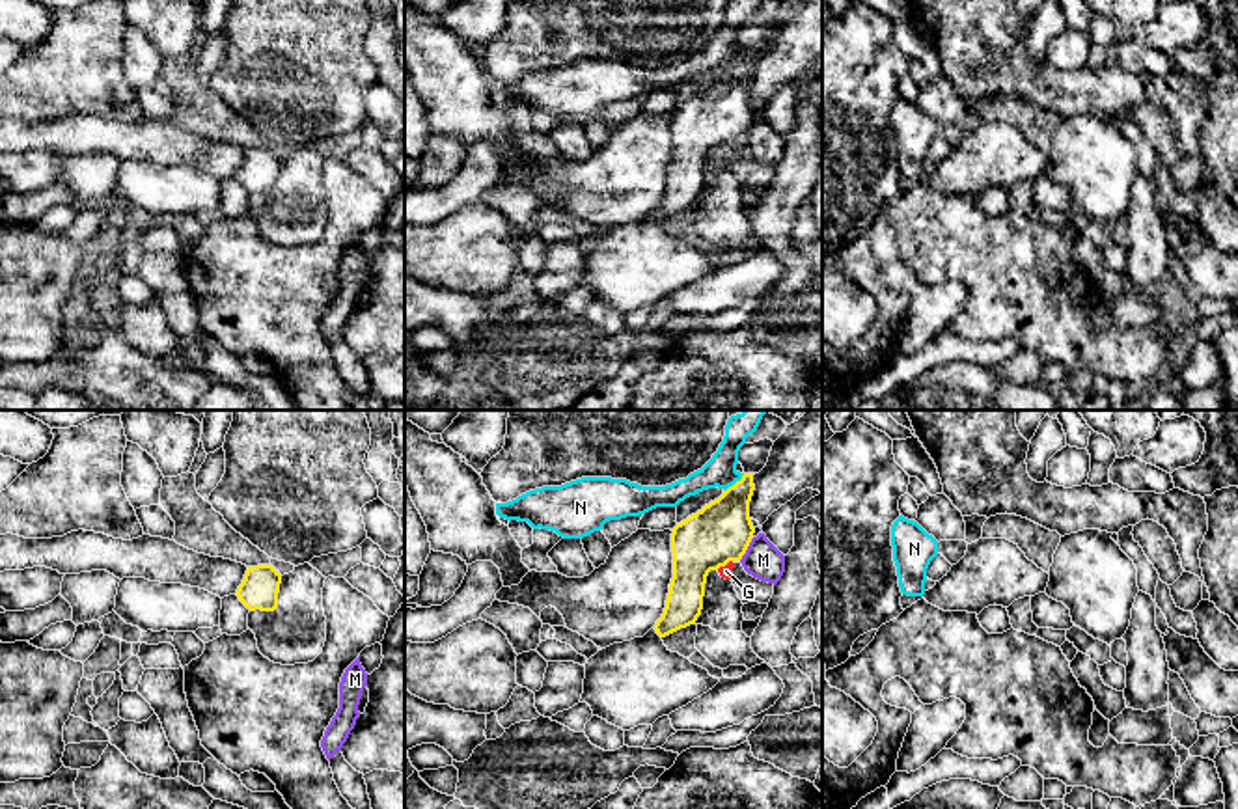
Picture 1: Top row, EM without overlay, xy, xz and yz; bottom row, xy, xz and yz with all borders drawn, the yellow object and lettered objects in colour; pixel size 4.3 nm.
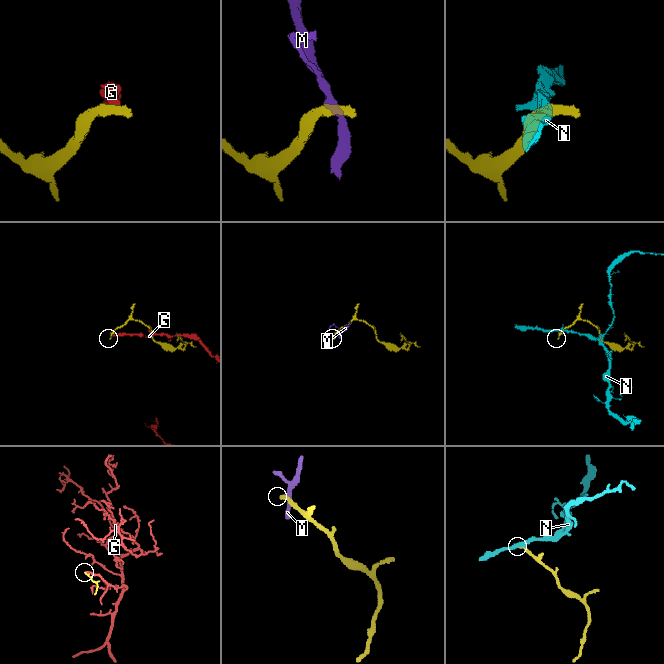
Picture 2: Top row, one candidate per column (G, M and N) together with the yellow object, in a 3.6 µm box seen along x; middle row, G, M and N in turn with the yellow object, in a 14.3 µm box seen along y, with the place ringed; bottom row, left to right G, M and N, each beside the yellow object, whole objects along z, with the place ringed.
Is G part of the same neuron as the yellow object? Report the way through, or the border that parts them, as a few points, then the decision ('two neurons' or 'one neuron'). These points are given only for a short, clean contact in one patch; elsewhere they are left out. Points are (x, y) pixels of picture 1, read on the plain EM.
along xz (731, 142), (716, 151) | two neurons

